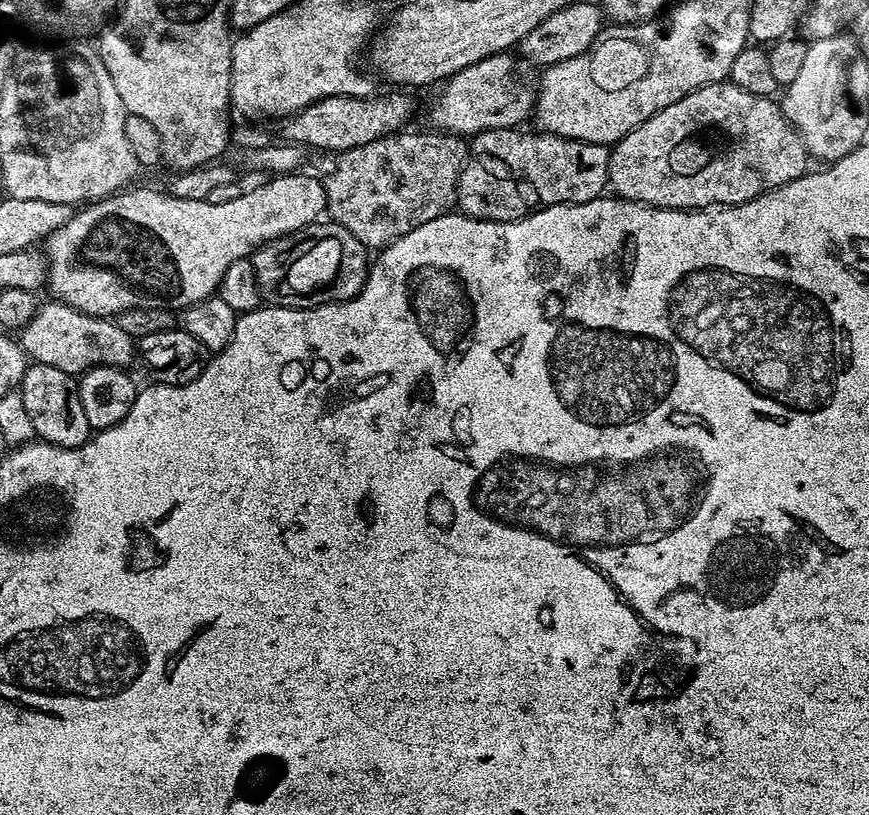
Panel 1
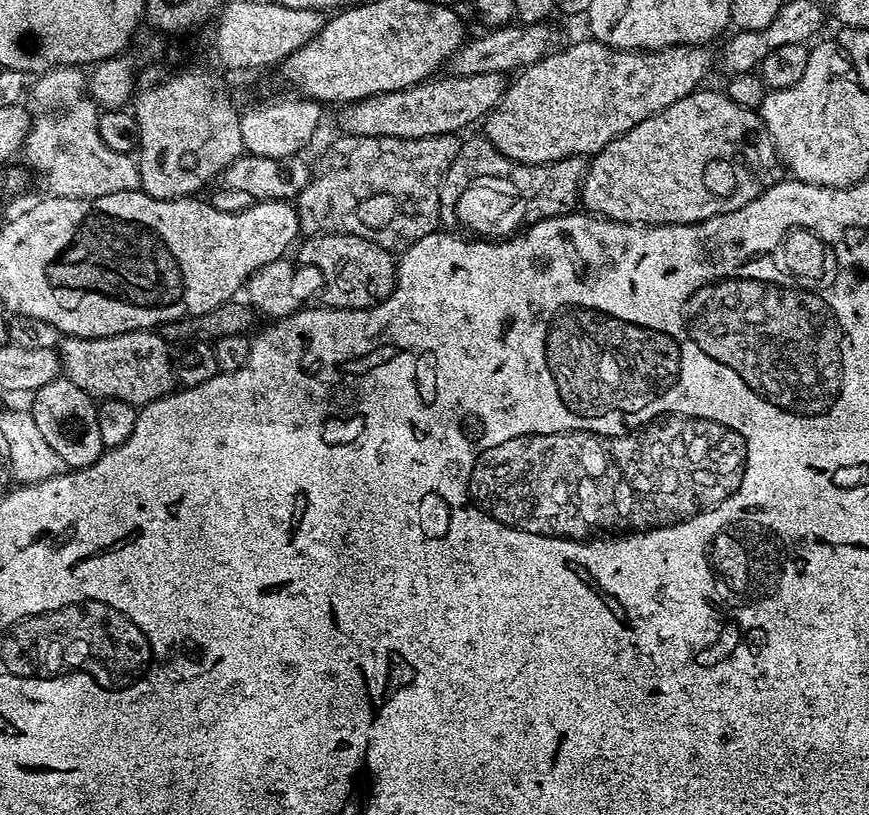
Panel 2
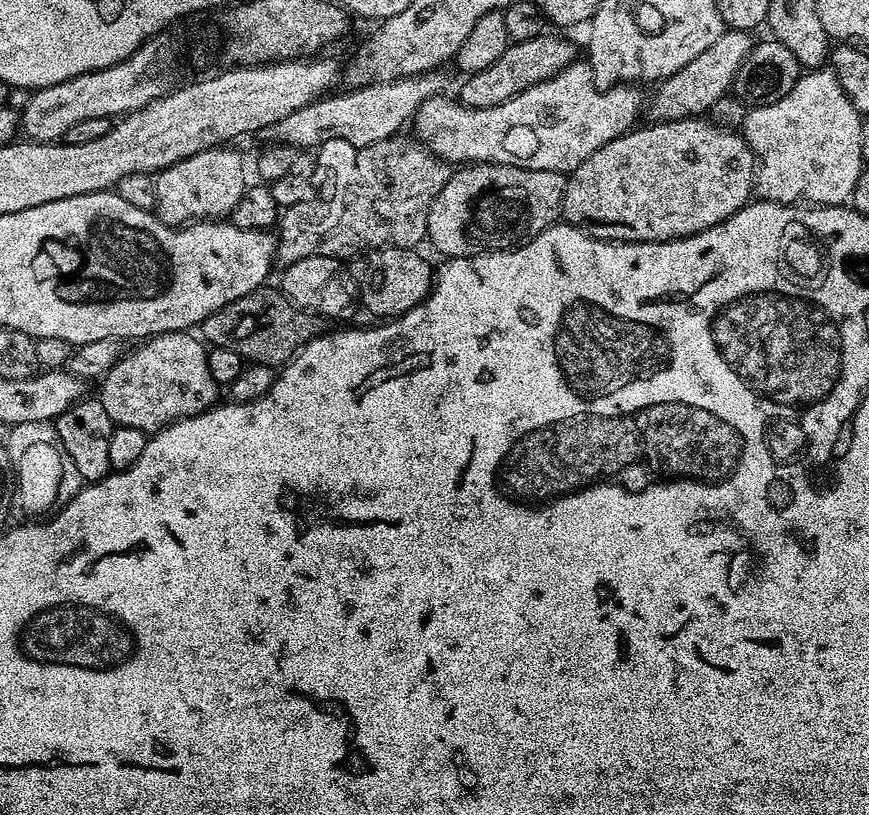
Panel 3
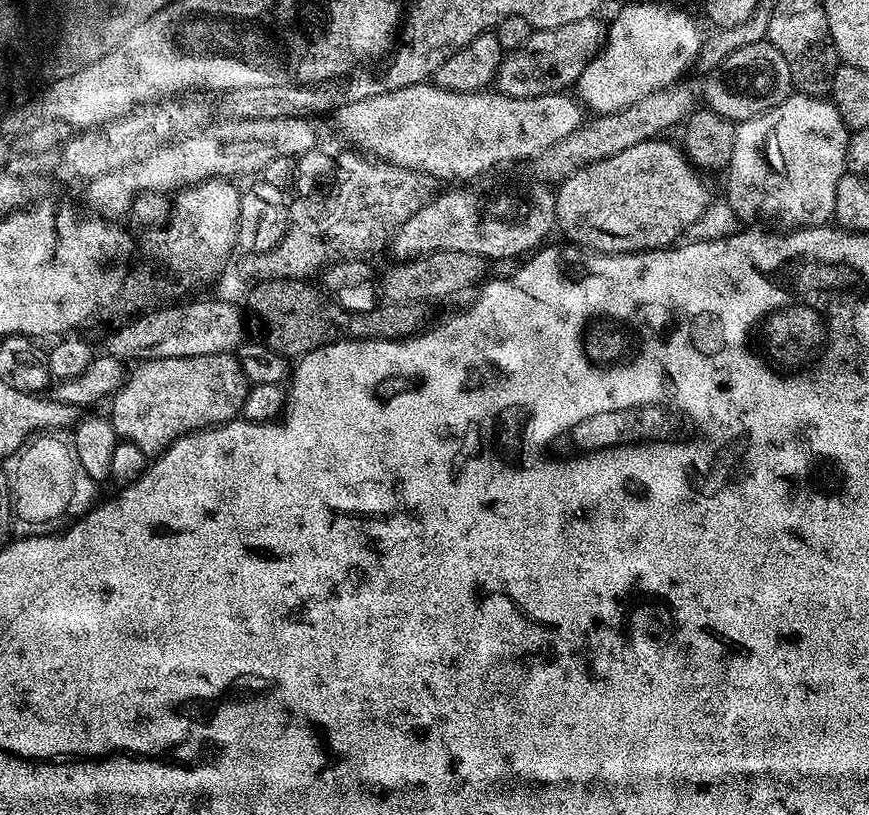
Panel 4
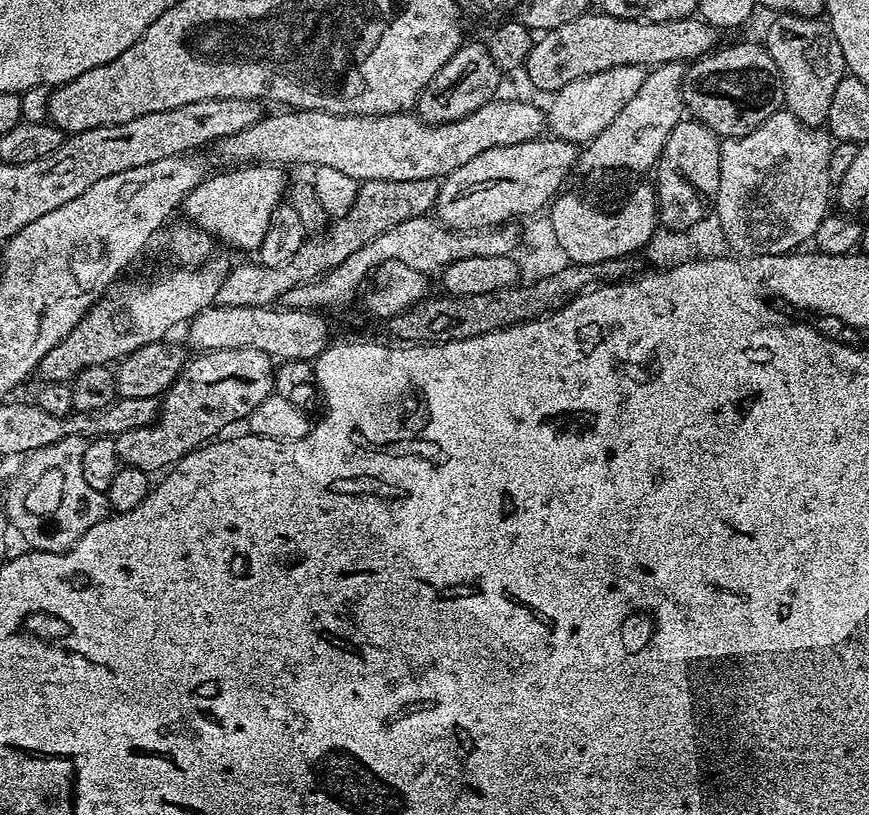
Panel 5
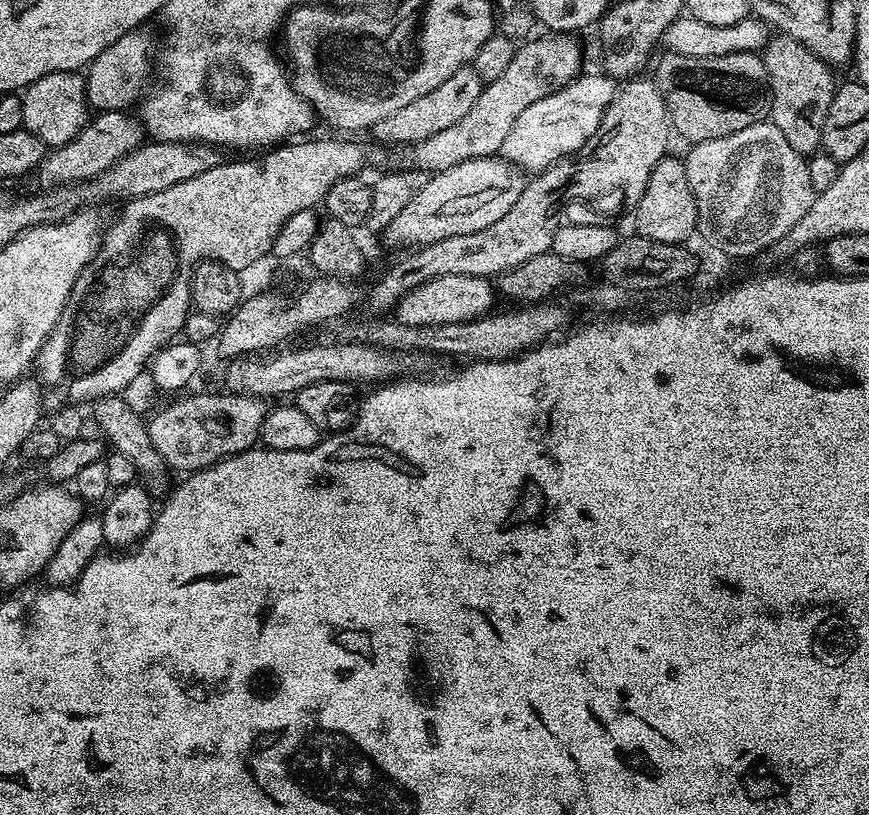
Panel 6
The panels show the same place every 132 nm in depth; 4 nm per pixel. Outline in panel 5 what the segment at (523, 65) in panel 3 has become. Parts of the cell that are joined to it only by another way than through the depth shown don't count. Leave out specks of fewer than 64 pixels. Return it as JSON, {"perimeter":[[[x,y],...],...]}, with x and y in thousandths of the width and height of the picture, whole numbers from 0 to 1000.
{"perimeter":[[[678,12],[641,34],[632,34],[613,53],[602,87],[621,113],[639,115],[656,101],[703,83],[780,79],[804,74],[825,58],[826,36],[800,18],[784,25],[722,25]]]}

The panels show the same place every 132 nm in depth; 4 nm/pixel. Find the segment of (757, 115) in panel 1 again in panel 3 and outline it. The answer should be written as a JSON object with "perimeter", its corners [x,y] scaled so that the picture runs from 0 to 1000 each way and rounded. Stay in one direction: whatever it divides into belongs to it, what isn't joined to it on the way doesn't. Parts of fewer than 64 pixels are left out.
{"perimeter":[[[797,145],[795,147],[761,147],[758,150],[746,150],[742,157],[728,156],[727,161],[697,174],[670,204],[652,212],[649,228],[649,248],[647,252],[647,265],[652,274],[669,280],[674,287],[679,287],[689,294],[716,294],[719,299],[730,297],[757,297],[758,294],[783,294],[786,290],[797,290],[808,282],[812,282],[823,275],[830,275],[835,267],[840,267],[850,255],[862,249],[868,236],[870,223],[870,190],[865,180],[856,173],[850,161],[819,151],[815,145]]]}

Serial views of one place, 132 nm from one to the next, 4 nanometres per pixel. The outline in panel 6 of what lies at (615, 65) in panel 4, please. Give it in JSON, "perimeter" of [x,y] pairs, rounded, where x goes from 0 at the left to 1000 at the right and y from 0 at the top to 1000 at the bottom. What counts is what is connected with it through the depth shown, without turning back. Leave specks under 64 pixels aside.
{"perimeter":[[[699,91],[669,92],[650,108],[644,108],[628,120],[619,120],[614,130],[605,130],[596,140],[596,150],[582,164],[574,190],[604,212],[620,213],[636,201],[661,190],[680,167],[685,167],[695,144],[695,136],[704,129],[711,112],[710,99]]]}

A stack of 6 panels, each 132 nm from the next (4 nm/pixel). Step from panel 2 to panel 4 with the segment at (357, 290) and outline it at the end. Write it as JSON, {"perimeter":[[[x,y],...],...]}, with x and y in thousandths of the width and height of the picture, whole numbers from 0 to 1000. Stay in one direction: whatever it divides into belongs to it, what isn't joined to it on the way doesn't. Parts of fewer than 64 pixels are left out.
{"perimeter":[[[509,307],[496,309],[493,314],[481,314],[478,319],[456,321],[452,325],[452,329],[440,339],[441,367],[452,373],[463,371],[486,373],[498,371],[497,368],[511,368],[514,363],[525,363],[537,353],[547,355],[563,337],[560,334],[564,320],[550,312],[532,312],[532,307]]]}

